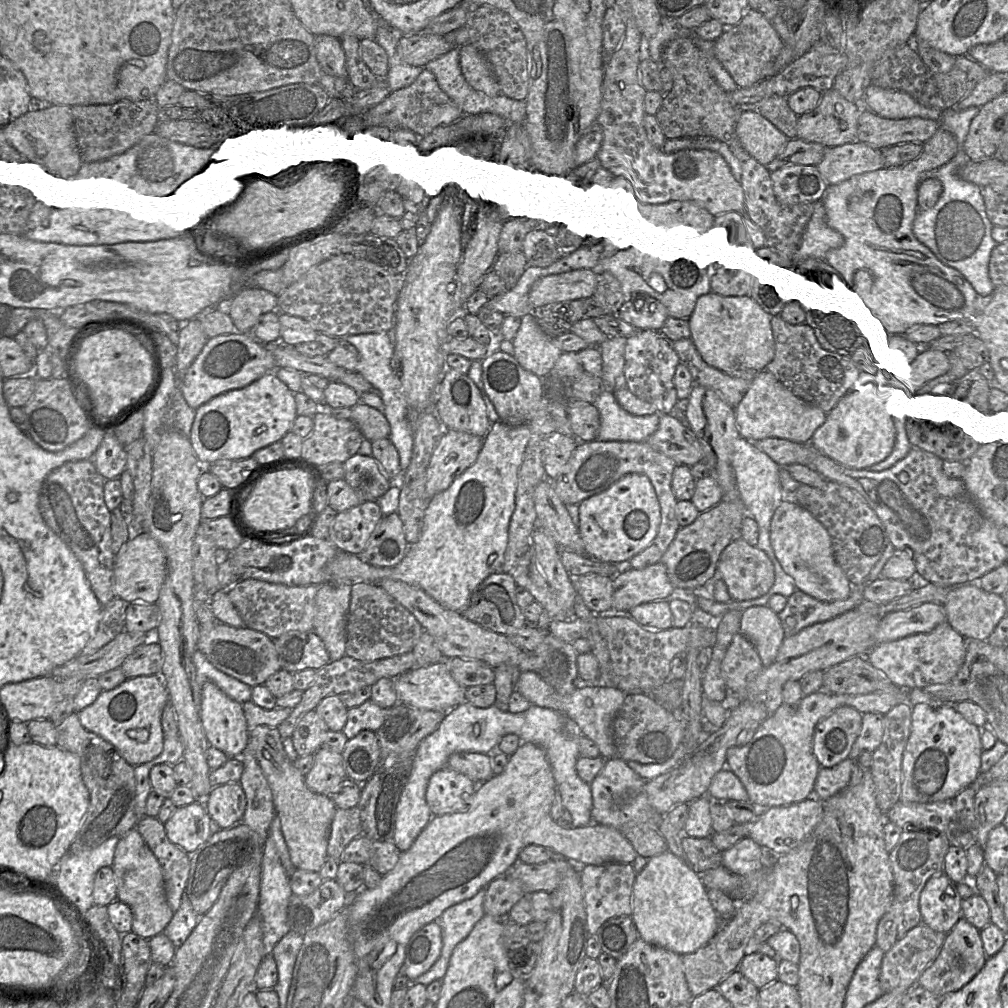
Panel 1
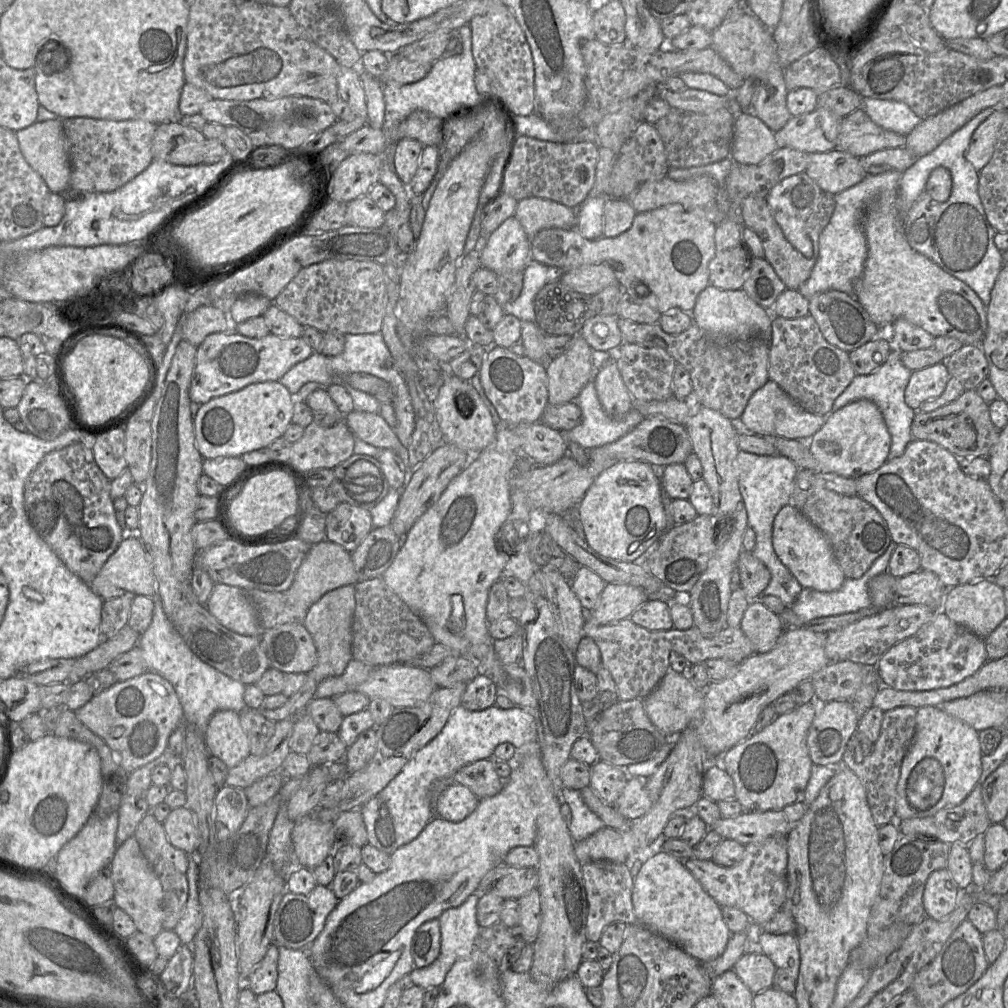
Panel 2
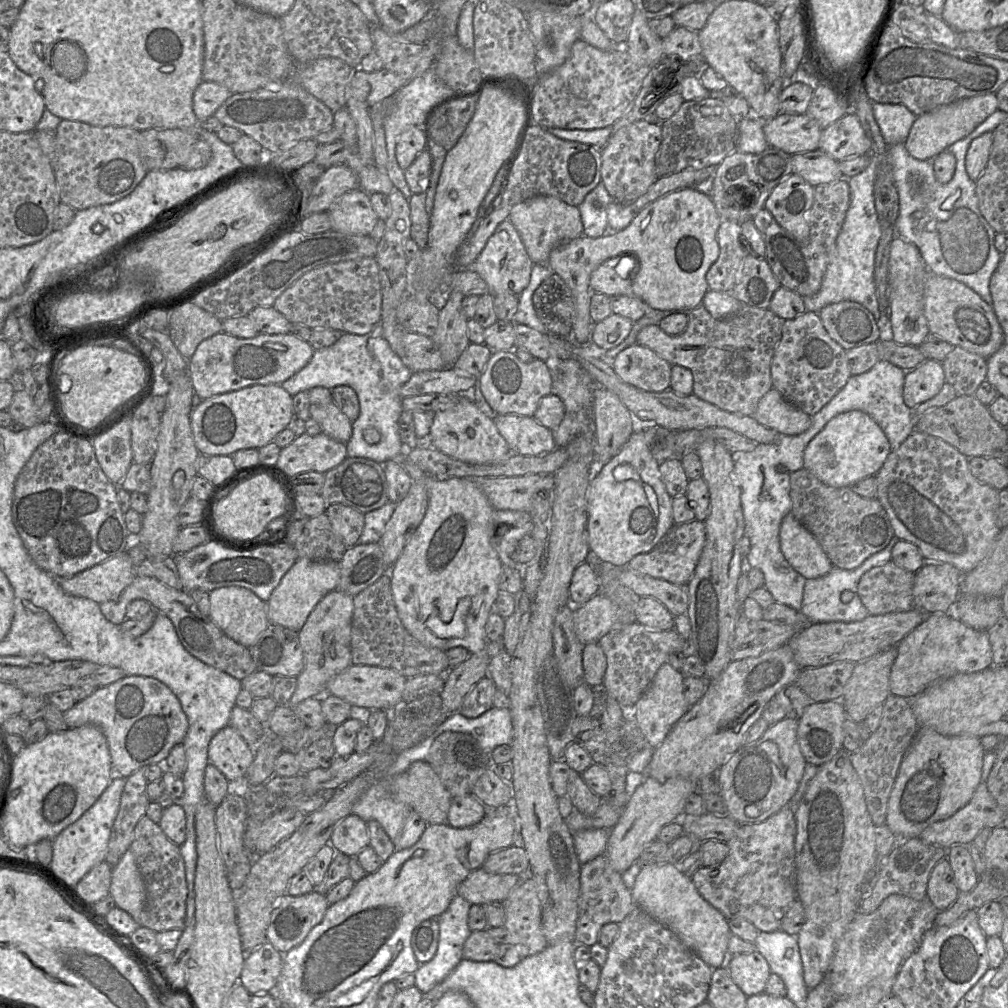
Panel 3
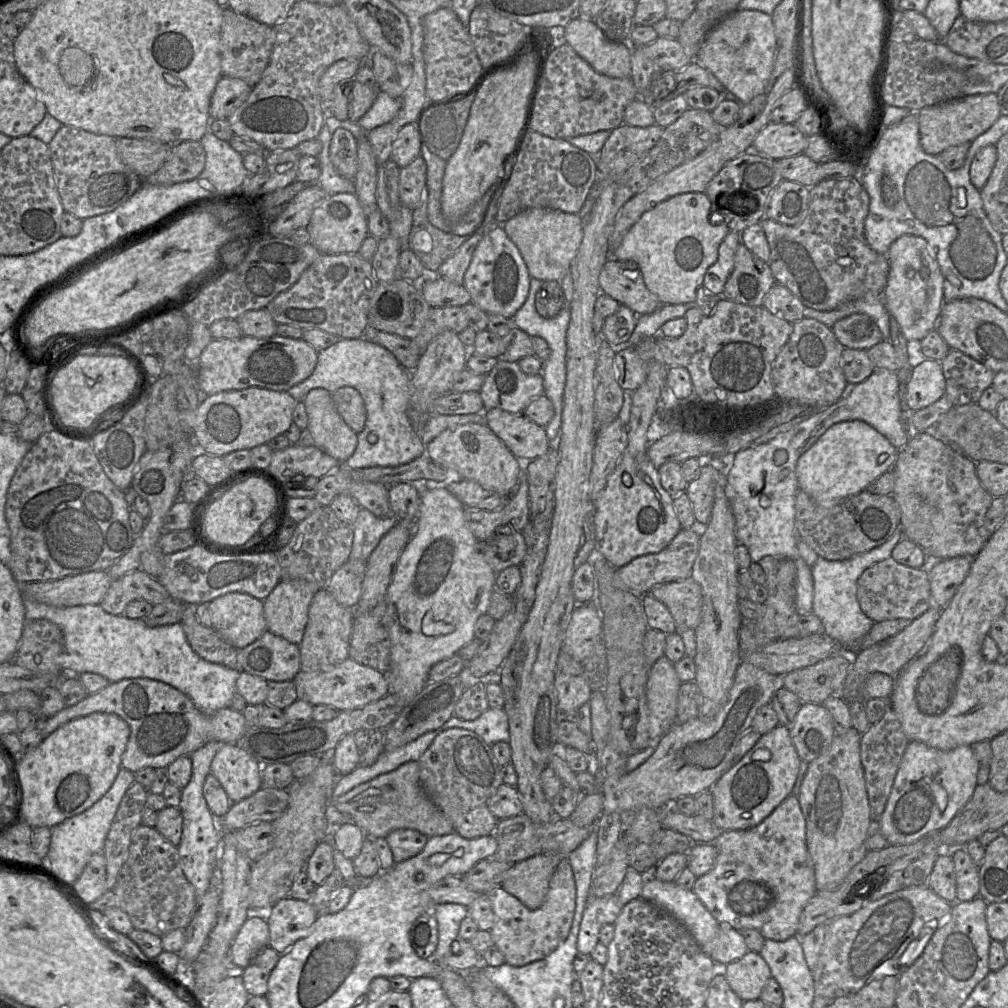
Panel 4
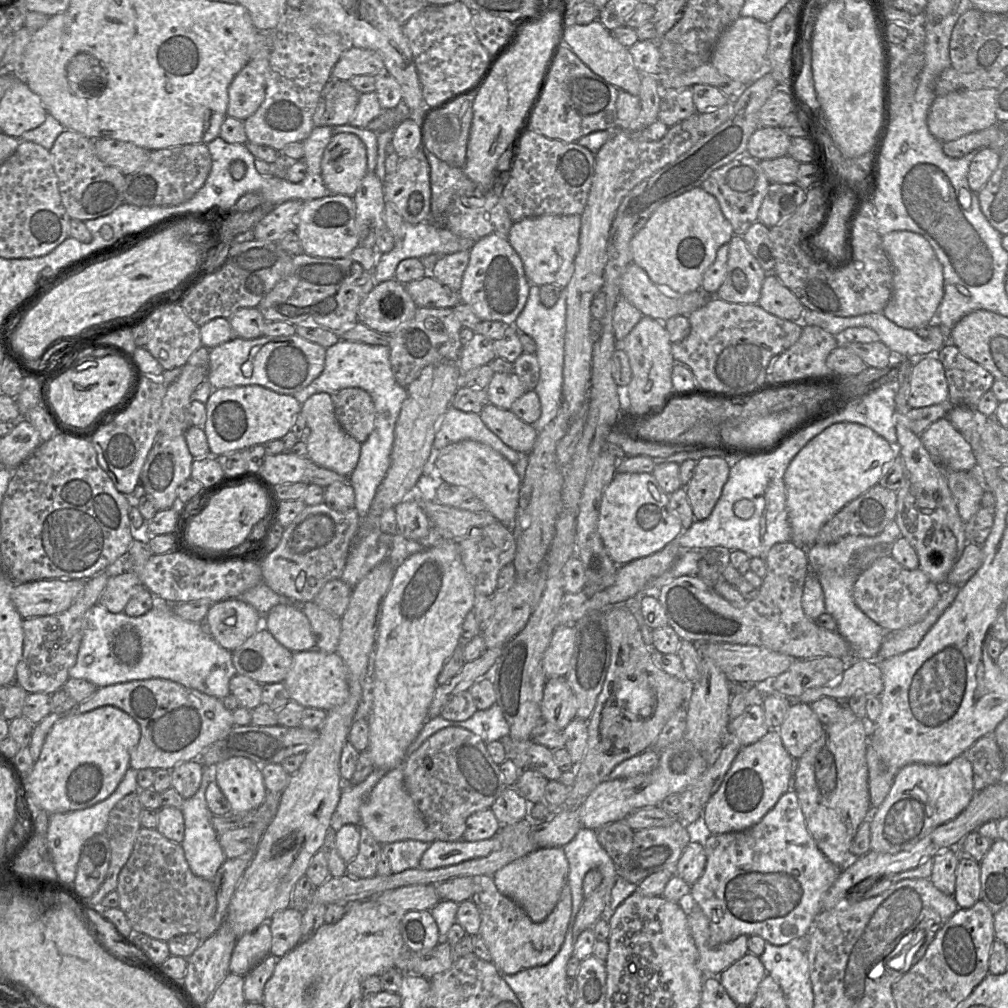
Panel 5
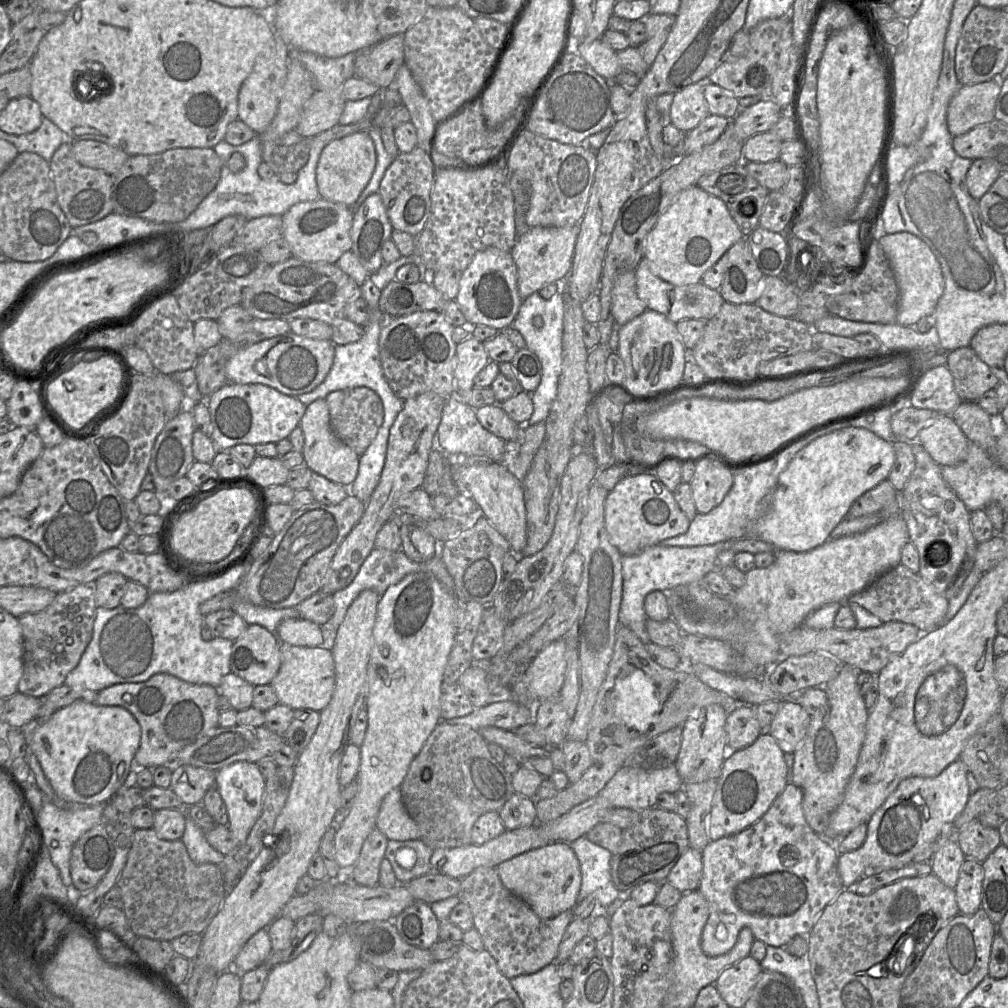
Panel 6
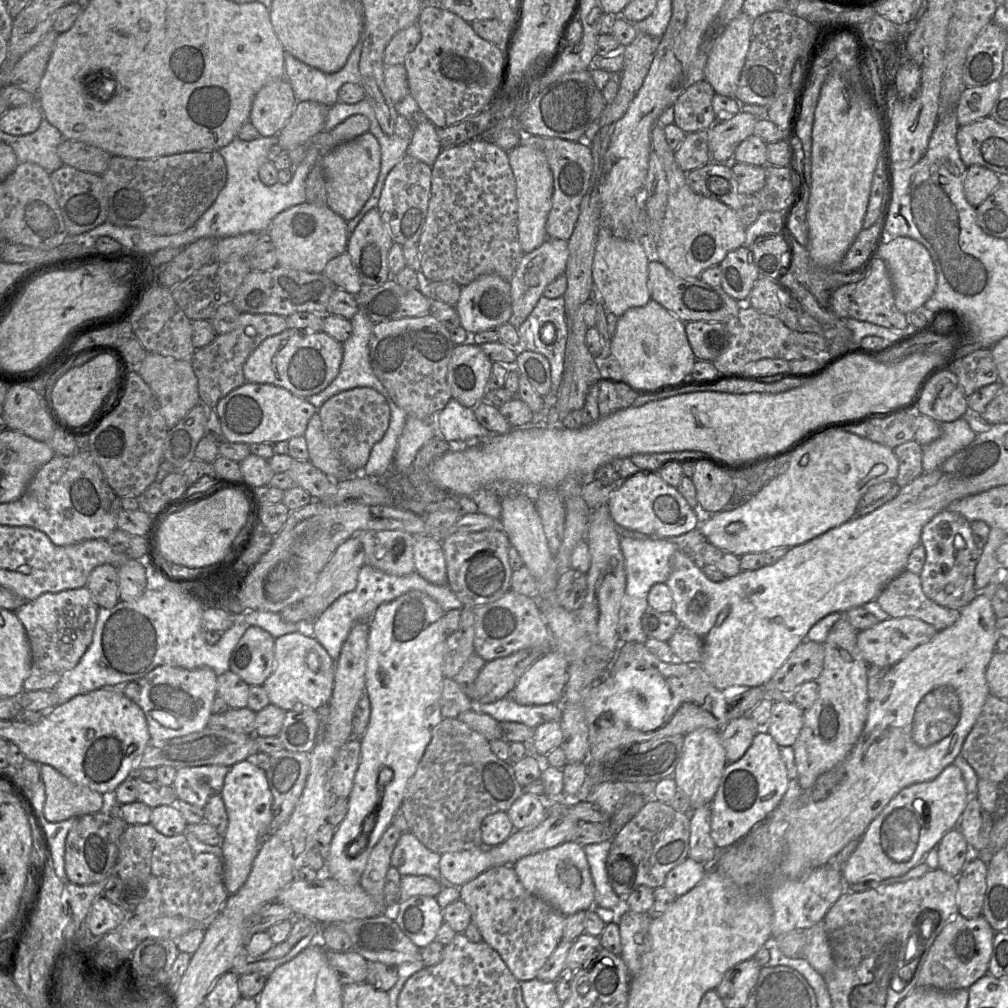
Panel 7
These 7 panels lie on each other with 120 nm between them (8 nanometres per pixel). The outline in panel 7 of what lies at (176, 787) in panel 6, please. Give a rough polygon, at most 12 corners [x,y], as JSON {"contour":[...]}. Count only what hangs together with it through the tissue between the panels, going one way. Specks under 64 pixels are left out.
{"contour":[[177,768],[176,797],[204,808],[220,794],[229,768]]}

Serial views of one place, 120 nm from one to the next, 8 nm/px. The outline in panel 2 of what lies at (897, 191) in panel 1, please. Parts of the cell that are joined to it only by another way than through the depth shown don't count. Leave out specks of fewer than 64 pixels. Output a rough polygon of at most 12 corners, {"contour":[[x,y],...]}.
{"contour":[[897,190],[866,214],[854,297],[877,327],[903,318],[980,345],[986,307],[909,245]]}

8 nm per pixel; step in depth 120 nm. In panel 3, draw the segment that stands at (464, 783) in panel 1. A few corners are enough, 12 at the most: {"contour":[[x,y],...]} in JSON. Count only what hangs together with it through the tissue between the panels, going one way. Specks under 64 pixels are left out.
{"contour":[[472,795],[454,797],[447,824],[479,823],[488,808]]}

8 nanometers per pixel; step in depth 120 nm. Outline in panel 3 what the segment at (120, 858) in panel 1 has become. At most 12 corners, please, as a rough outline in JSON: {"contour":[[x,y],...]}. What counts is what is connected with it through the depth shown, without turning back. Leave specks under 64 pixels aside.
{"contour":[[130,848],[112,868],[110,895],[140,925],[145,884]]}

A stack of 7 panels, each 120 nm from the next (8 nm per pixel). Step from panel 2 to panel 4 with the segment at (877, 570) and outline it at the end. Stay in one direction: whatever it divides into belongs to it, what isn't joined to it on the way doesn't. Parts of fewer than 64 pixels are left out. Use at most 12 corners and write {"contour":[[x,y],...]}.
{"contour":[[900,530],[846,560],[811,567],[812,613],[854,663],[874,621],[857,581],[891,557]]}

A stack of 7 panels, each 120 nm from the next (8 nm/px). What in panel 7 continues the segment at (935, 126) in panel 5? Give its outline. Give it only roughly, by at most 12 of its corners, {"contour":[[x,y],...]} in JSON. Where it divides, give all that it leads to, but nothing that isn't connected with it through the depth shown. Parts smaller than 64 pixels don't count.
{"contour":[[1000,77],[967,87],[956,105],[959,127],[990,116]]}

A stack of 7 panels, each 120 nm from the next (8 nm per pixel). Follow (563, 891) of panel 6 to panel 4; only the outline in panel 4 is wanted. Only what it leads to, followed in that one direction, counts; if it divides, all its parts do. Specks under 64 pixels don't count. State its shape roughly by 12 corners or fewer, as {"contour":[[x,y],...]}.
{"contour":[[561,857],[516,862],[501,886],[528,909],[544,901]]}

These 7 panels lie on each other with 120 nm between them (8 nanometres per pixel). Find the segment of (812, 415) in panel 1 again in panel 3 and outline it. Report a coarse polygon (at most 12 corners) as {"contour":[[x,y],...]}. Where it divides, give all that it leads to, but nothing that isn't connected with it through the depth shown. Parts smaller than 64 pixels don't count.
{"contour":[[775,388],[752,417],[781,435],[798,435],[812,416]]}

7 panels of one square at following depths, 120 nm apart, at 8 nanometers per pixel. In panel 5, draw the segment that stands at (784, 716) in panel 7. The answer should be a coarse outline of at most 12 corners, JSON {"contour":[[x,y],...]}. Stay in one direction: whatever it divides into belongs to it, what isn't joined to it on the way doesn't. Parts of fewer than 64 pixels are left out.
{"contour":[[793,702],[777,730],[799,760],[823,735],[810,704]]}

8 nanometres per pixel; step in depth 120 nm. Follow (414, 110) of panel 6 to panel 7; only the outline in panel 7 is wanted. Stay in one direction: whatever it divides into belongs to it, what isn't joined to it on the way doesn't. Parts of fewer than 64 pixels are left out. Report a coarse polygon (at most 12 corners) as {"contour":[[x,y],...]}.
{"contour":[[427,120],[414,129],[406,154],[432,167],[441,150]]}

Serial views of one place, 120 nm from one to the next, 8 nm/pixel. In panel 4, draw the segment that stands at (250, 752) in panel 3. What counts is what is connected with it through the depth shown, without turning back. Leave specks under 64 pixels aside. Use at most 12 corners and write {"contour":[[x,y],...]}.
{"contour":[[222,744],[211,773],[232,803],[263,786],[262,765]]}

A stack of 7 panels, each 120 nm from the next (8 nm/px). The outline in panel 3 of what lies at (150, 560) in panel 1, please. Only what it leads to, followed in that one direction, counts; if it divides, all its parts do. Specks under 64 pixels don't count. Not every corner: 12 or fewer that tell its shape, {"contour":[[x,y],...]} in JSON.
{"contour":[[122,552],[74,576],[65,593],[101,604],[118,599],[136,575]]}

